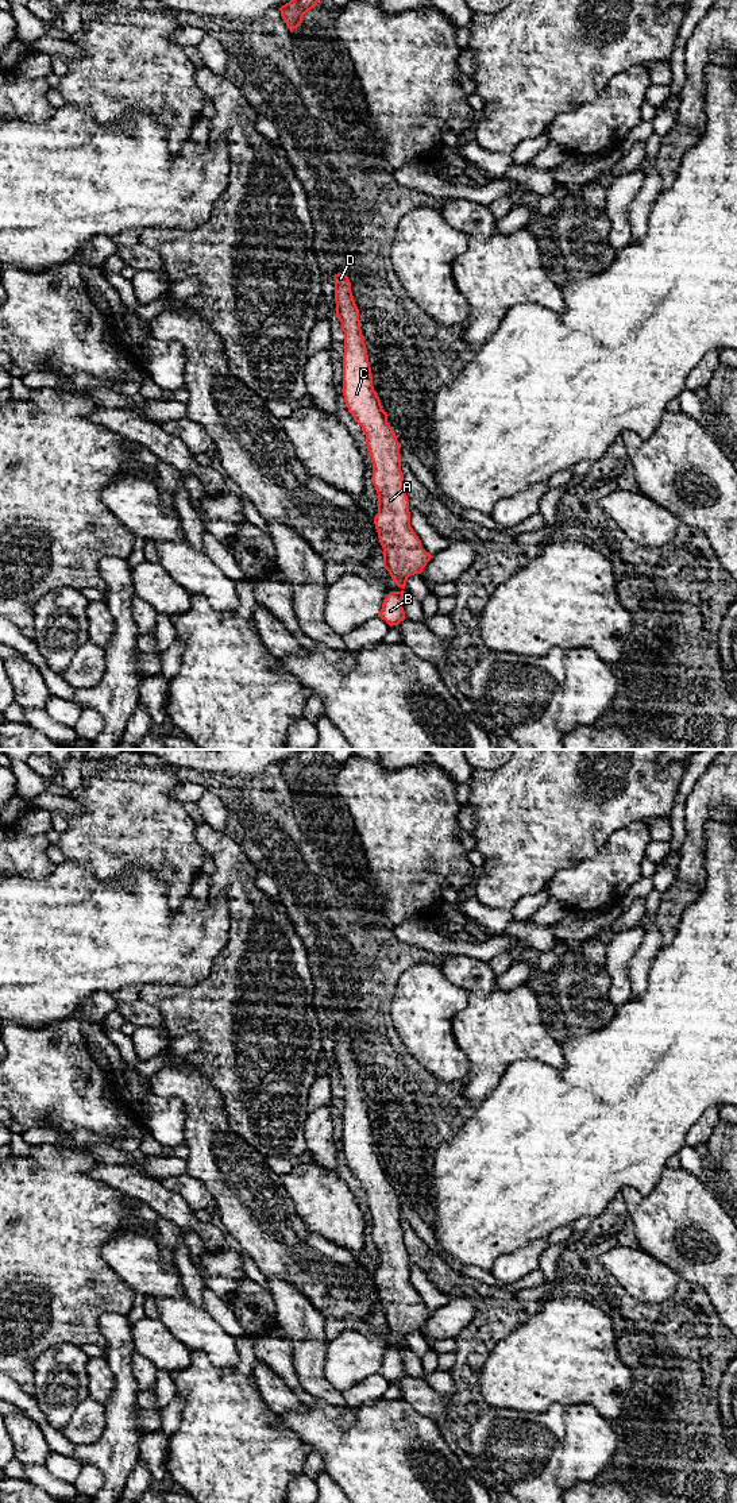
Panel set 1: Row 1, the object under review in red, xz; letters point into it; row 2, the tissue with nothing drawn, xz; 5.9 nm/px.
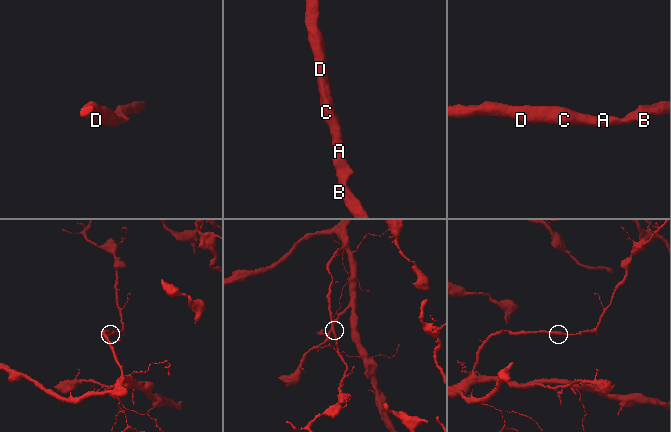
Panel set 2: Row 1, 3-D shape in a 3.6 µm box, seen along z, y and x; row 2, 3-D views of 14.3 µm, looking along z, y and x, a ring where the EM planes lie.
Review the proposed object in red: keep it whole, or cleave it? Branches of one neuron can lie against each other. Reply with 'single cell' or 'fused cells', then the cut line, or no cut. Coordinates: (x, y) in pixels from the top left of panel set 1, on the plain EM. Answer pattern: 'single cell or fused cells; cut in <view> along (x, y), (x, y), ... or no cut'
single cell; no cut

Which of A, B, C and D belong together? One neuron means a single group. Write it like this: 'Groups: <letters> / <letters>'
Groups: A B C D

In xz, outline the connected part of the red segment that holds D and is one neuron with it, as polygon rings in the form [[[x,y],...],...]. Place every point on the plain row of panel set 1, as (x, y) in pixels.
[[[344,1029],[335,1030],[333,1036],[336,1072],[344,1088],[342,1148],[348,1168],[366,1191],[373,1219],[371,1238],[378,1250],[378,1269],[374,1280],[383,1304],[383,1323],[394,1340],[402,1345],[386,1352],[378,1372],[393,1383],[406,1375],[402,1354],[406,1350],[404,1345],[408,1334],[421,1330],[432,1311],[421,1303],[421,1296],[410,1283],[409,1256],[401,1228],[401,1202],[373,1142],[371,1124],[351,1038]]]

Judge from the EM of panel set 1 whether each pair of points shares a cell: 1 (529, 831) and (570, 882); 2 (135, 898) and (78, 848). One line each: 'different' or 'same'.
1: different
2: different

